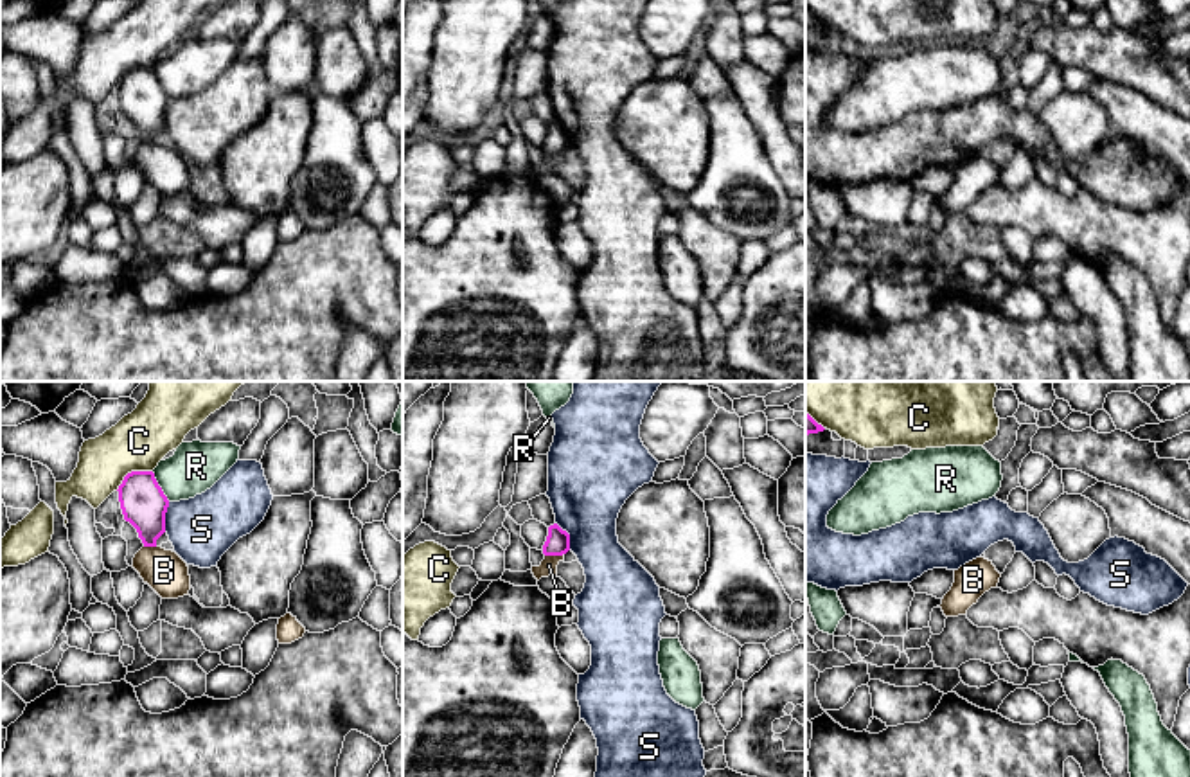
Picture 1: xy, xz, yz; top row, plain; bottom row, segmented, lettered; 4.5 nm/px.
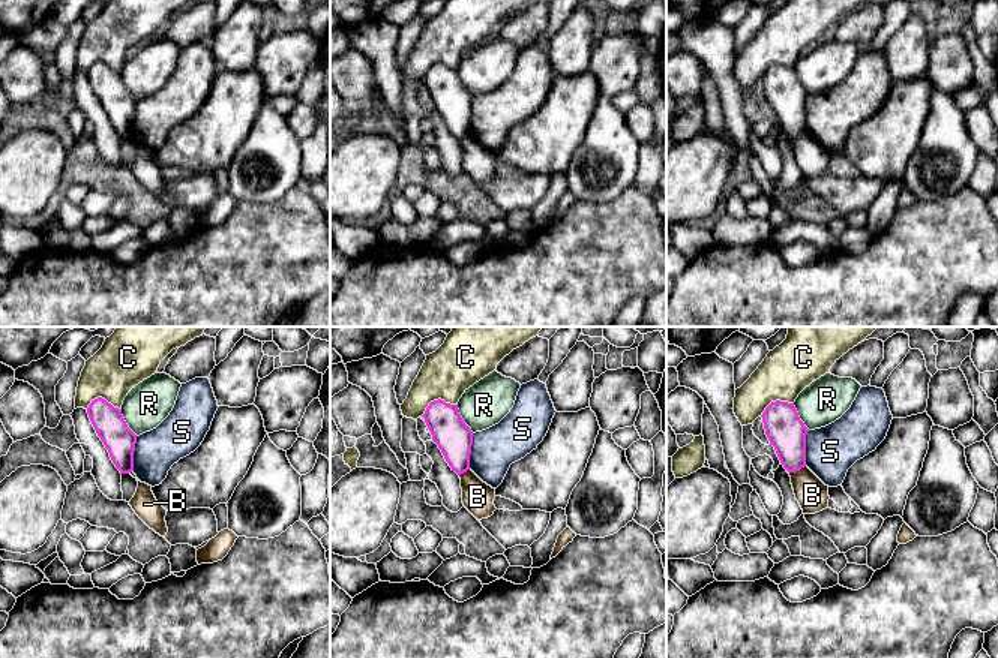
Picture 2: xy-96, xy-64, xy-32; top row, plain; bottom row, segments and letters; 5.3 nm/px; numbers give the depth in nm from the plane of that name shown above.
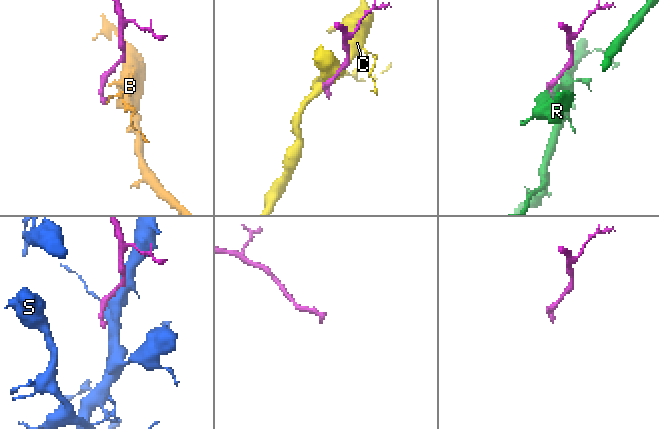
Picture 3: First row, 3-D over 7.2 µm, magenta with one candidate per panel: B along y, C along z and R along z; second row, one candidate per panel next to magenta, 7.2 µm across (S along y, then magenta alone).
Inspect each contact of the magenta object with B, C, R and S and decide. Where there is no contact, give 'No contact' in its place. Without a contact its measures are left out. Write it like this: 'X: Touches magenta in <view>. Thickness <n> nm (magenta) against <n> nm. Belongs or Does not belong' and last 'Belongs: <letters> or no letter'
B: Touches magenta in xz. Thickness 110 nm (magenta) against 80 nm. Does not belong
C: Touches magenta in xy. Thickness 200 nm (magenta) against 260 nm. Does not belong
R: Touches magenta in xy. Thickness 200 nm (magenta) against 220 nm. Does not belong
S: Touches magenta in xy. Thickness 200 nm (magenta) against 300 nm. Does not belong
Belongs: no letter

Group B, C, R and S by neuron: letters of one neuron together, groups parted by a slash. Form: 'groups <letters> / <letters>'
groups B / C / R / S

